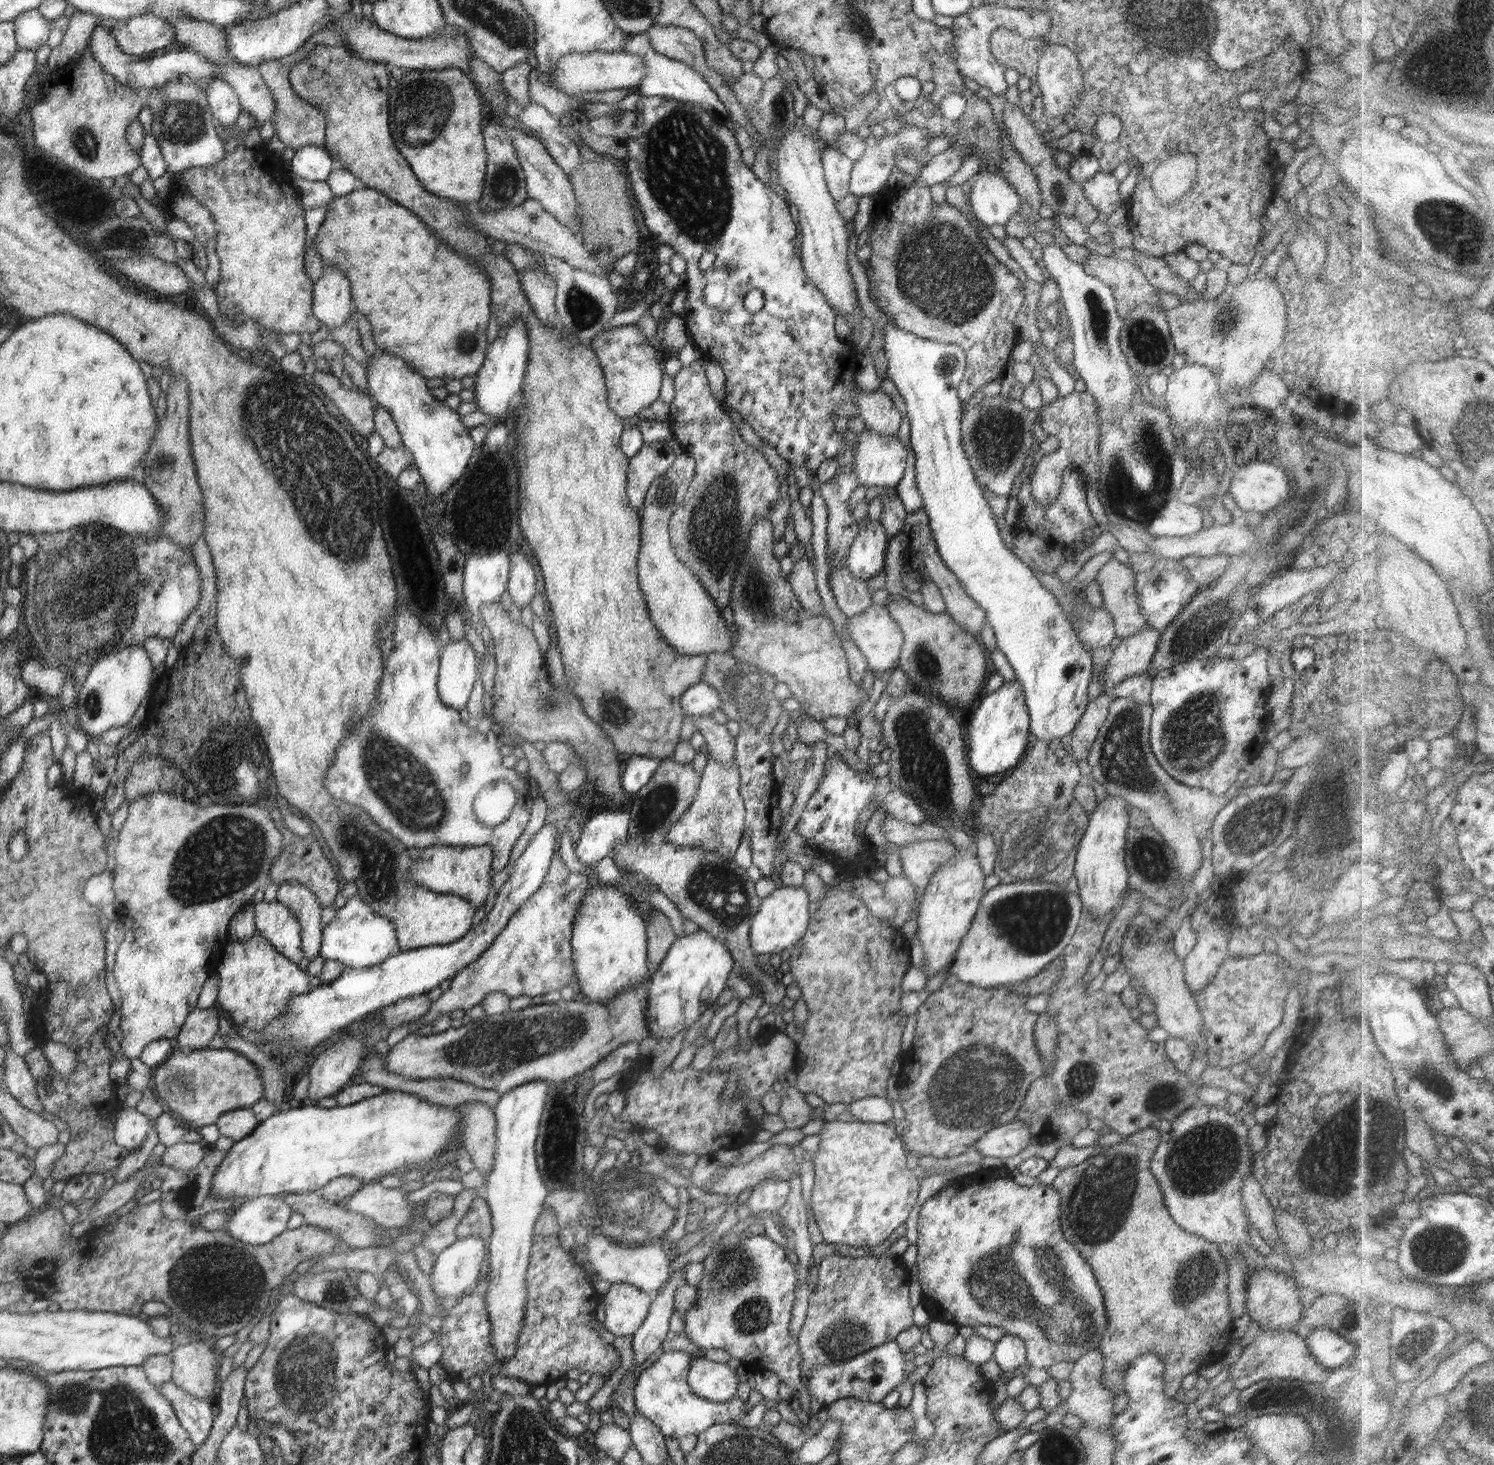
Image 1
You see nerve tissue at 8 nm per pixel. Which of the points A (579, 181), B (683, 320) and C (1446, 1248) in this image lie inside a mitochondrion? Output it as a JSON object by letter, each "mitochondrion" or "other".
{"A":"other","B":"other","C":"mitochondrion"}

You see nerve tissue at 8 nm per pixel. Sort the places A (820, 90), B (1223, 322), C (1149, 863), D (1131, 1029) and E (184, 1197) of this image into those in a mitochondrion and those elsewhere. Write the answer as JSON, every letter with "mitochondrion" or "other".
{"A":"other","B":"mitochondrion","C":"mitochondrion","D":"other","E":"mitochondrion"}

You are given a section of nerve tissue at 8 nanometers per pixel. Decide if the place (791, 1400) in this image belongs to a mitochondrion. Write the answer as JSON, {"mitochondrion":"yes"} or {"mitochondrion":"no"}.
{"mitochondrion":"no"}

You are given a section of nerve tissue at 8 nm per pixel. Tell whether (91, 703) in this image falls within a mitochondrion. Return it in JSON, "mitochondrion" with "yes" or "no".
{"mitochondrion":"yes"}

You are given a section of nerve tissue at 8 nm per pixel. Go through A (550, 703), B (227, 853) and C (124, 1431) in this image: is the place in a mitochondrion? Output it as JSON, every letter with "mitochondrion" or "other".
{"A":"mitochondrion","B":"mitochondrion","C":"mitochondrion"}

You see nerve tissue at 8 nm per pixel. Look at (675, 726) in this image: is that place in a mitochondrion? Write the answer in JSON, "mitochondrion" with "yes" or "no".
{"mitochondrion":"no"}

